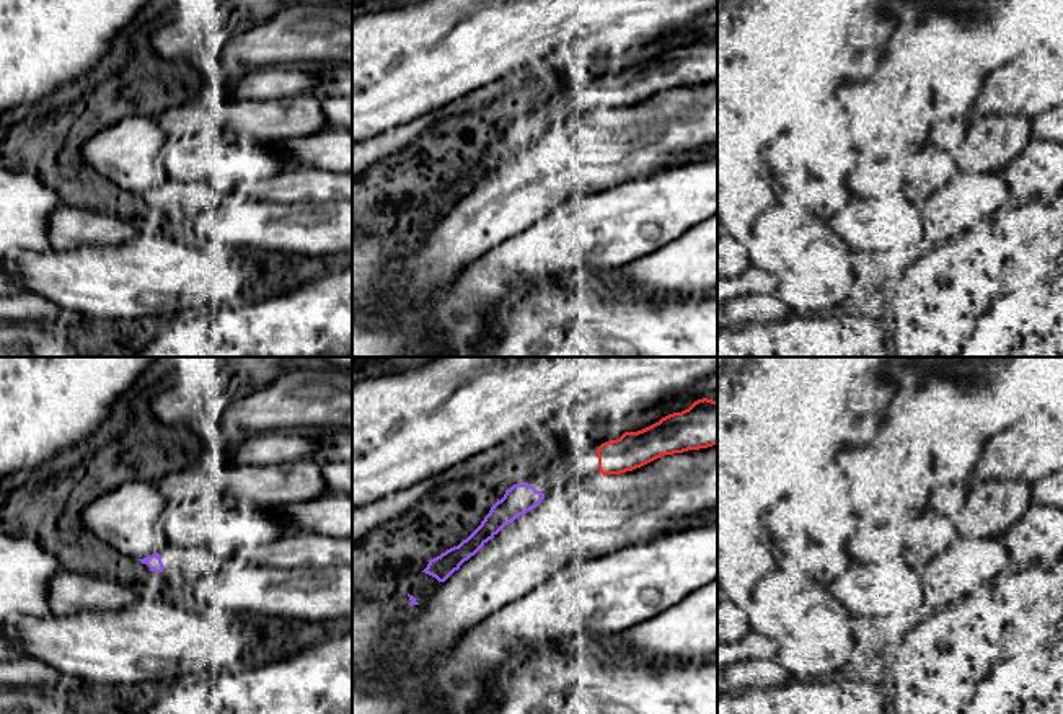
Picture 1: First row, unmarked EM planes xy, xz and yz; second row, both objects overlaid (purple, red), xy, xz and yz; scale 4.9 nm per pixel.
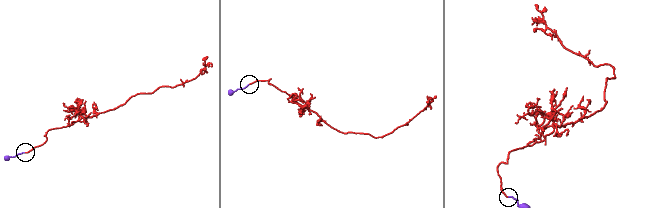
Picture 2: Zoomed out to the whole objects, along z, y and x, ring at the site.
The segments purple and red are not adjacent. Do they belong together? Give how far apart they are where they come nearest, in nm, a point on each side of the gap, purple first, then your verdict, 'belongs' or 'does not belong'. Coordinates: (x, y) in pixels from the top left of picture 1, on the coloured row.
gap 300 nm; span xz (543, 494), (599, 468); belongs

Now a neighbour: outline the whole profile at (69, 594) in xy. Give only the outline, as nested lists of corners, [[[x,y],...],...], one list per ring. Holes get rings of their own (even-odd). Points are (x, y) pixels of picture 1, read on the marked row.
[[[70,571],[55,572],[47,585],[51,615],[72,616],[82,611],[121,611],[143,598],[143,592],[104,579]]]

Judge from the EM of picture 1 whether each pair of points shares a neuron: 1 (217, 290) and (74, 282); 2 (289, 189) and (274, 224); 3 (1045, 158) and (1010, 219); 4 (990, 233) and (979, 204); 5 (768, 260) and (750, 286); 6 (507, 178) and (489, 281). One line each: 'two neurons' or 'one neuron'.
1: one neuron
2: two neurons
3: two neurons
4: two neurons
5: two neurons
6: two neurons

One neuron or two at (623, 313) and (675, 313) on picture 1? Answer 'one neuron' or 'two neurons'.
one neuron

